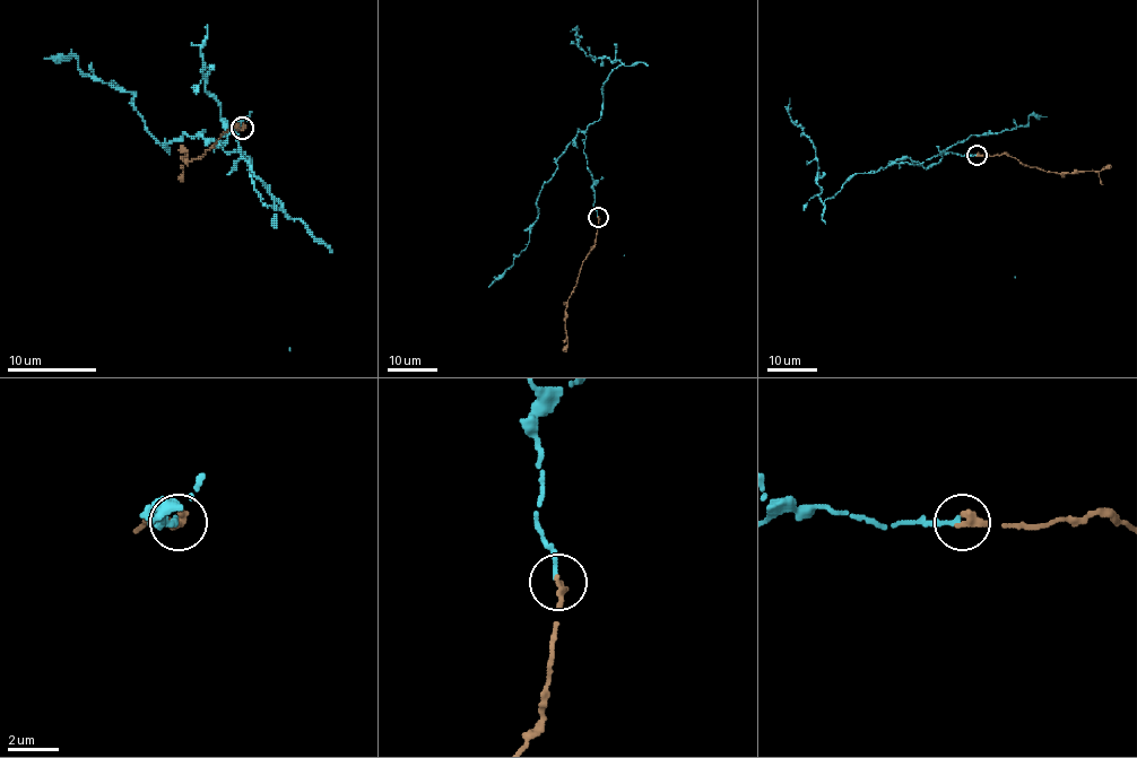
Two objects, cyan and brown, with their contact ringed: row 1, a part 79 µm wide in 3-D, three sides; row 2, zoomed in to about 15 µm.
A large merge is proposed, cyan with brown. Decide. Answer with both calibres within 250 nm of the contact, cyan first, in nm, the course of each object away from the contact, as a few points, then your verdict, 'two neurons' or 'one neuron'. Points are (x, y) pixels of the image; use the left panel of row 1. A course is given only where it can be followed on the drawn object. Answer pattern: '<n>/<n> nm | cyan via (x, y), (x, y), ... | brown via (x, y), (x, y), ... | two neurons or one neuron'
200/340 nm | cyan via (241, 128), (234, 123), (216, 146), (252, 160), (261, 201), (285, 215), (205, 87), (207, 25) | brown via (243, 128), (236, 125), (202, 156), (183, 160), (183, 156), (188, 156), (181, 148) | one neuron

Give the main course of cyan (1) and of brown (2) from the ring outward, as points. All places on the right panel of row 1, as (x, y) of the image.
1: (977, 155), (943, 153), (920, 165), (891, 163), (855, 173), (823, 202), (813, 142), (791, 119), (790, 98)
2: (977, 155), (1006, 154), (1026, 166), (1059, 173), (1101, 171), (1111, 166)

